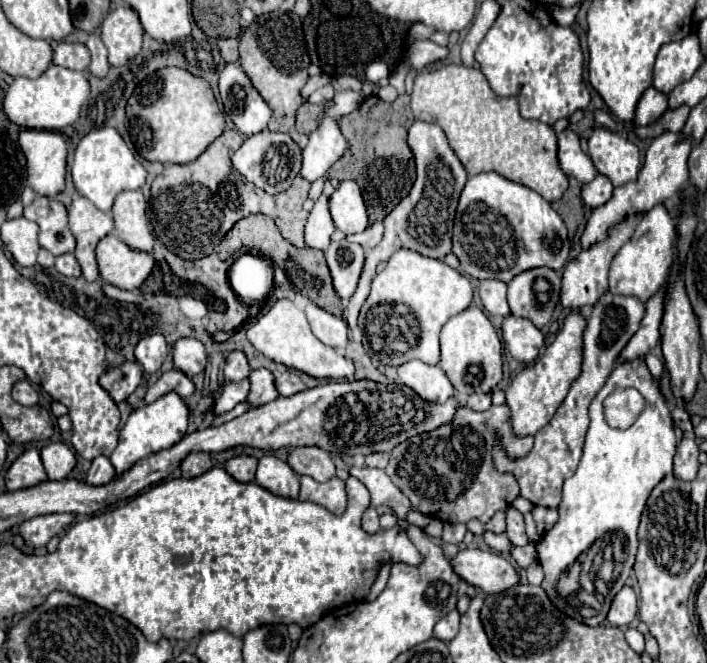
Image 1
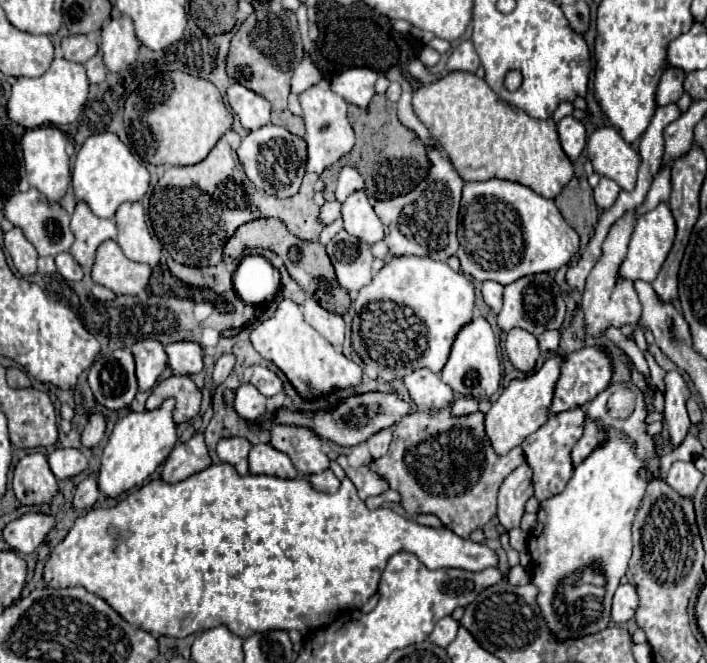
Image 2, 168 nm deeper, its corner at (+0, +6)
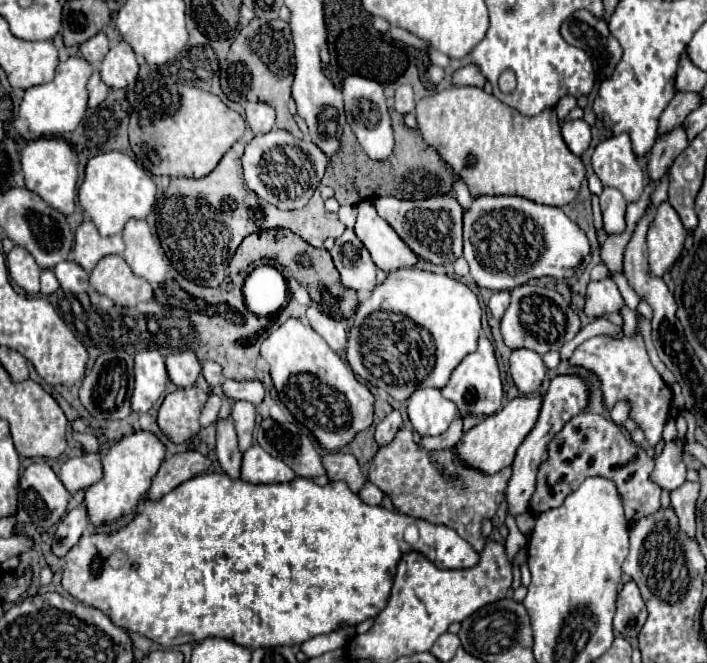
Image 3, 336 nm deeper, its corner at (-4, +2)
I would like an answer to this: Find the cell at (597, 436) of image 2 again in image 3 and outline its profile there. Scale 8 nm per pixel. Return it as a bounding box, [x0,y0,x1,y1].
[528,412,660,526]

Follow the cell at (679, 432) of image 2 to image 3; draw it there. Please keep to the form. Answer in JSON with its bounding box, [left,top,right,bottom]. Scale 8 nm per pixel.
[652,442,686,490]

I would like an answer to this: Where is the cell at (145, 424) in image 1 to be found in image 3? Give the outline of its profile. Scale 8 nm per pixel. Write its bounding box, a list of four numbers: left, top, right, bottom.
[84,432,164,526]

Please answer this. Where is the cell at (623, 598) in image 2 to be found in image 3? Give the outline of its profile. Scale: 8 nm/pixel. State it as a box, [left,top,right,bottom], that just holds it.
[614,580,646,638]

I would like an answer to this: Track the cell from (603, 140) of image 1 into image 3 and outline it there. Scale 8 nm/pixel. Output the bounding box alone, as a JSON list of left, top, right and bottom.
[592,136,644,202]

